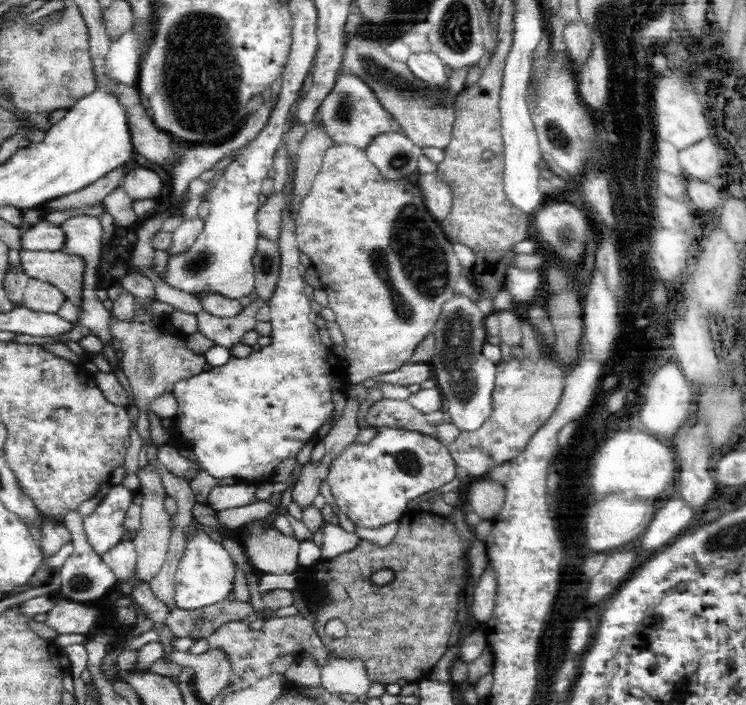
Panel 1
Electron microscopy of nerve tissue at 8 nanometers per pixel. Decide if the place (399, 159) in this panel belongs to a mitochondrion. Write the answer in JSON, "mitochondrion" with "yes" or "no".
{"mitochondrion":"yes"}

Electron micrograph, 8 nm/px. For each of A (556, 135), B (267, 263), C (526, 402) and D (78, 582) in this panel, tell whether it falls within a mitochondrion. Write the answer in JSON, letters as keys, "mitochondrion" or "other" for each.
{"A":"mitochondrion","B":"mitochondrion","C":"mitochondrion","D":"mitochondrion"}

